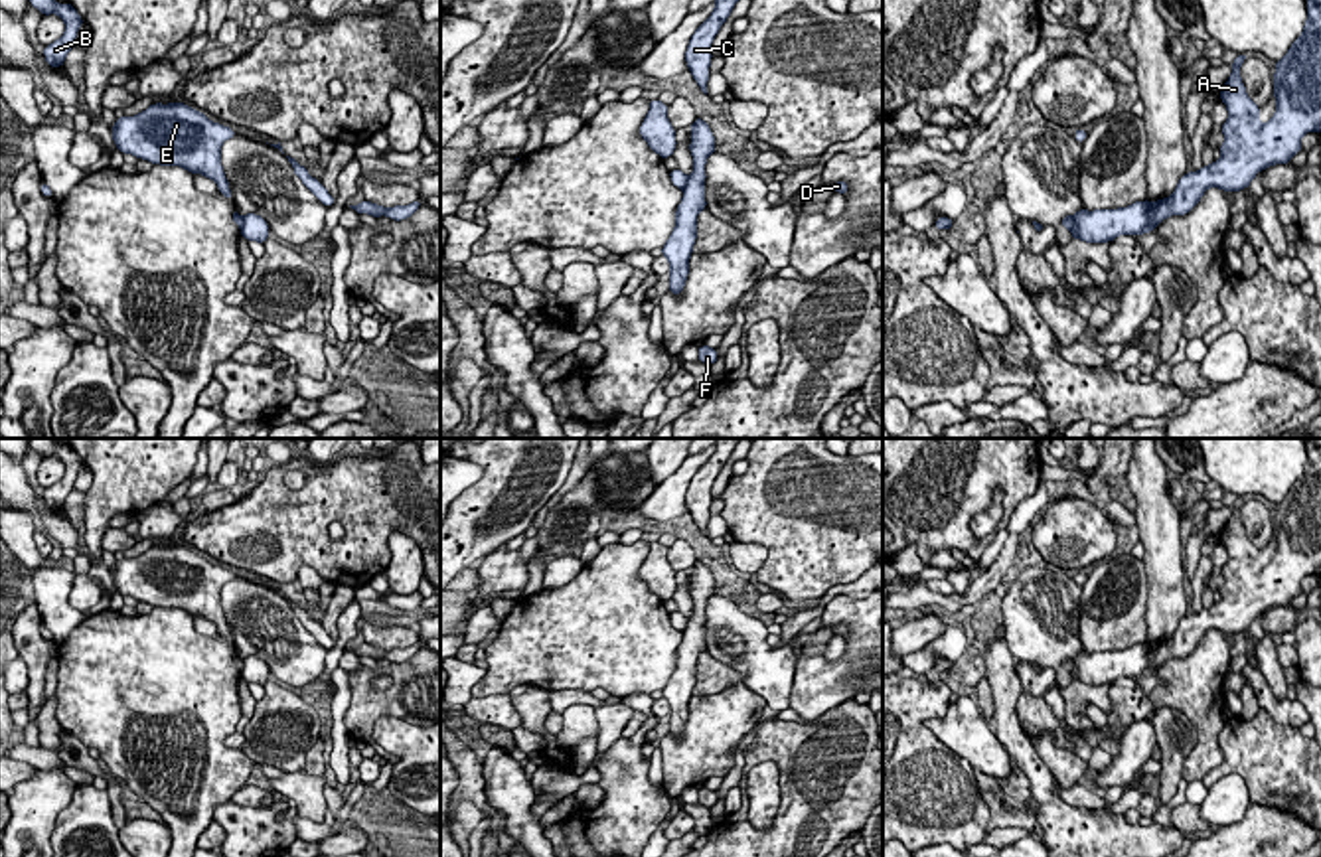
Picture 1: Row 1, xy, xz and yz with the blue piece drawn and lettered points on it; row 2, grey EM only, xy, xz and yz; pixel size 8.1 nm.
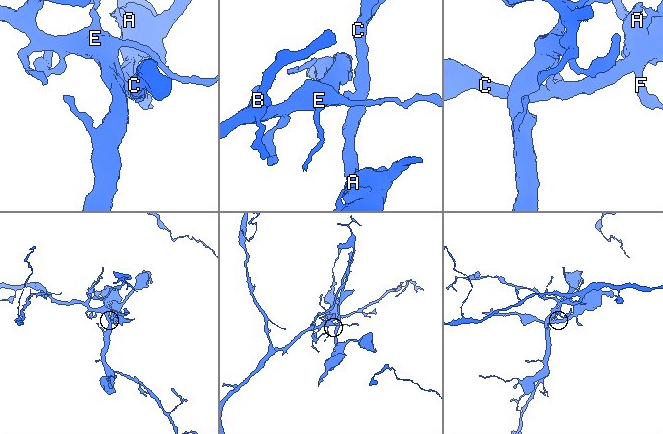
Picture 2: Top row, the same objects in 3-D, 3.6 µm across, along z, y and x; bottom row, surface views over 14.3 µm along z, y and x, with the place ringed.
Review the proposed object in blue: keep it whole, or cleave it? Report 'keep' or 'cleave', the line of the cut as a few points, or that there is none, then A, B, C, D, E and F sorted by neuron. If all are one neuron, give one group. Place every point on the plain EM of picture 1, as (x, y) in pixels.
cleave; cut in xz along (688, 621), (682, 630); A C F / B D E

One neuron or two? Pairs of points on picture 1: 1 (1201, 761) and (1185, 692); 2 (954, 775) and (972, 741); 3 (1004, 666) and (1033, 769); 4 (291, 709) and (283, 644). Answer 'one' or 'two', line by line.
1: one
2: two
3: one
4: two

